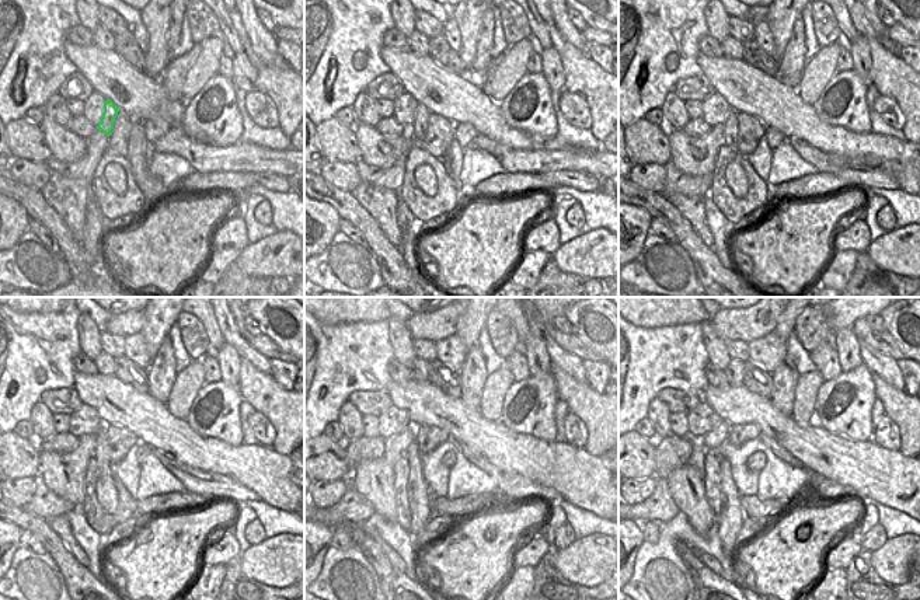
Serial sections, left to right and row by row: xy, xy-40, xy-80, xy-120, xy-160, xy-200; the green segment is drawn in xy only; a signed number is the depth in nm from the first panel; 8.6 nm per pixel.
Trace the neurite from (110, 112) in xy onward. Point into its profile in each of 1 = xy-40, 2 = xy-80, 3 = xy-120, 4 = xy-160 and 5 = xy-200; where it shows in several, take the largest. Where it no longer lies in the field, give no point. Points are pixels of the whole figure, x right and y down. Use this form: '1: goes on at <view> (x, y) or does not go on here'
1: goes on at xy-40 (420, 125)
2: goes on at xy-80 (731, 125)
3: goes on at xy-120 (101, 447)
4: goes on at xy-160 (417, 488)
5: goes on at xy-200 (731, 517)

